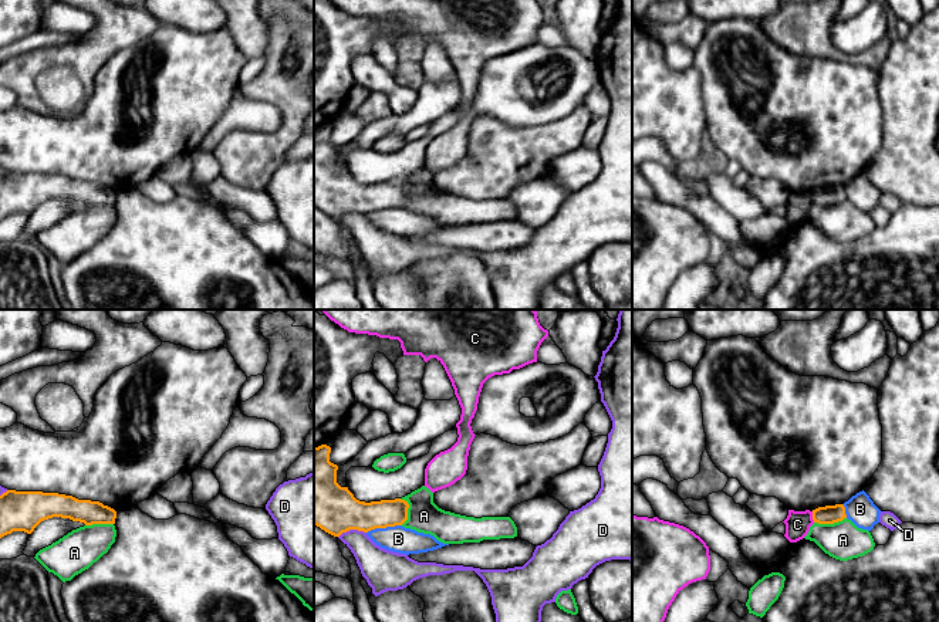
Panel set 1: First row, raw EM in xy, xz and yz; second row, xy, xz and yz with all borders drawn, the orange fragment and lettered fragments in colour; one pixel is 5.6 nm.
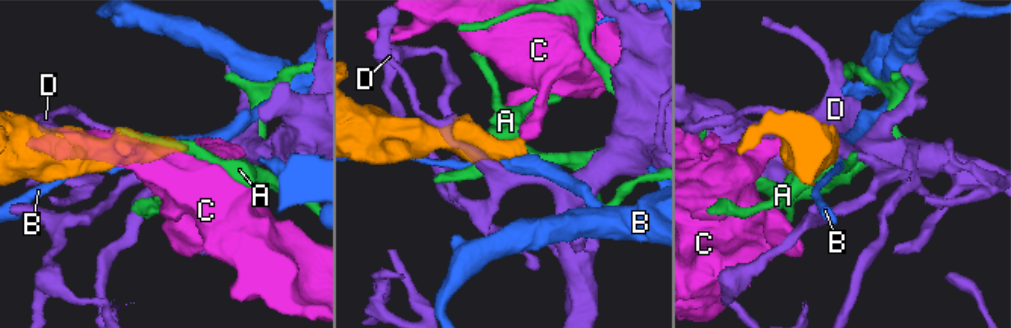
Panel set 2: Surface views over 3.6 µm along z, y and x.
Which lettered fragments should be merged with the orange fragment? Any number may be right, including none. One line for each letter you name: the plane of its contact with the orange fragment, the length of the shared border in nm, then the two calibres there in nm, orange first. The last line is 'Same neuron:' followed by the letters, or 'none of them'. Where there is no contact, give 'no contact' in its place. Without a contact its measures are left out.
Same neuron: none of them

